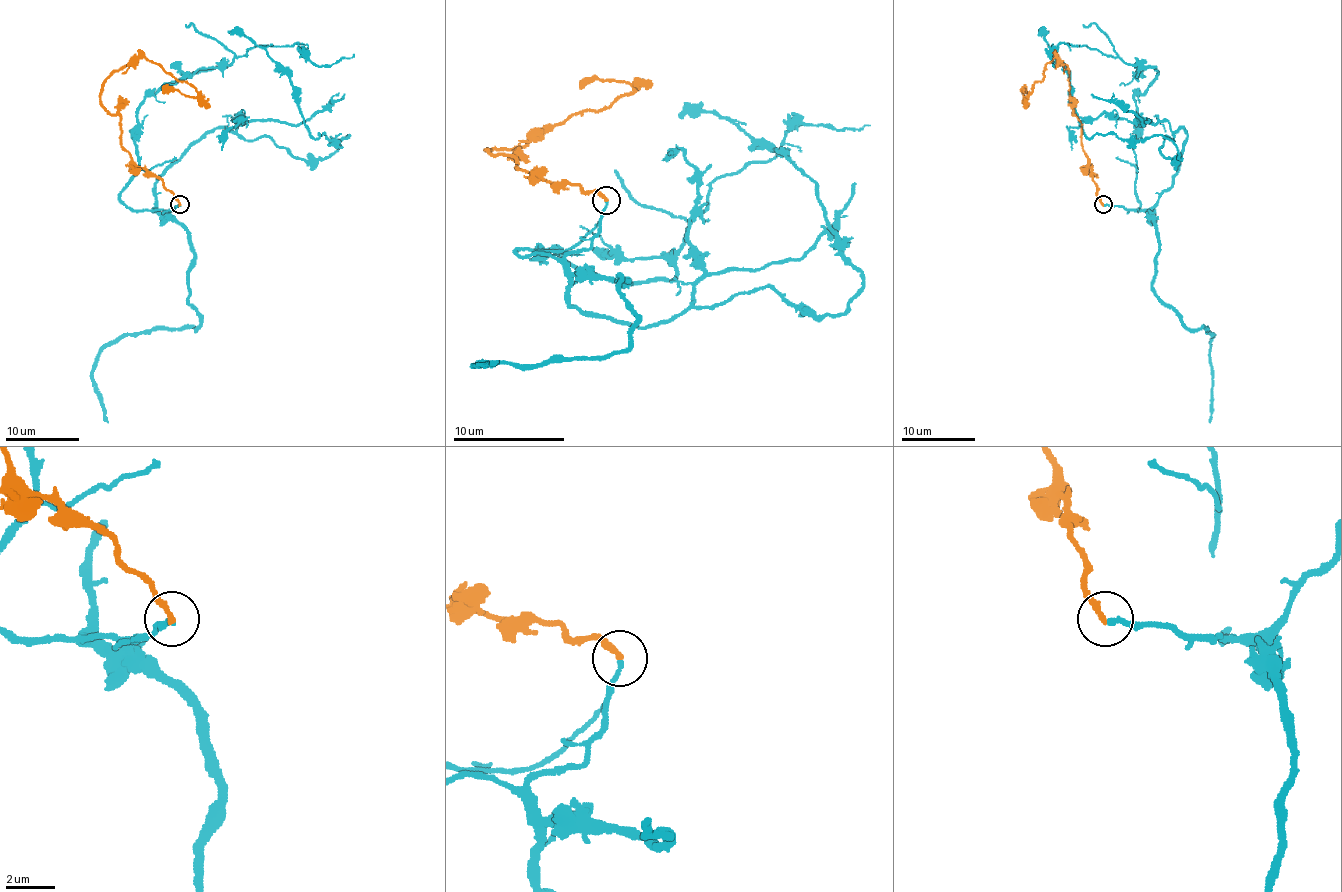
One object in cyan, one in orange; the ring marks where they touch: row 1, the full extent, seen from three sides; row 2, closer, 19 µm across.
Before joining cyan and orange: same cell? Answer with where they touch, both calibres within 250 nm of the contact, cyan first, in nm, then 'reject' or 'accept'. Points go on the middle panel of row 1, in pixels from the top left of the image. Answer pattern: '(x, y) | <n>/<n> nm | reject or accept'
(606, 200) | 200/240 nm | accept

